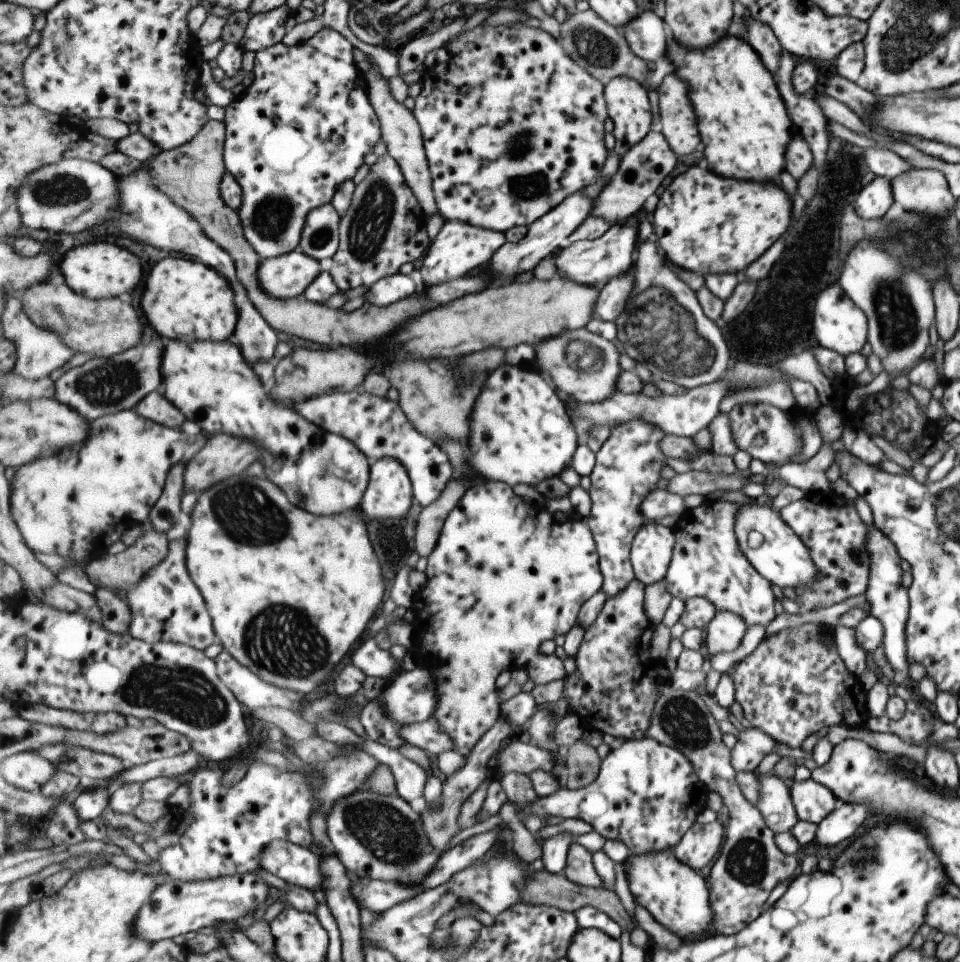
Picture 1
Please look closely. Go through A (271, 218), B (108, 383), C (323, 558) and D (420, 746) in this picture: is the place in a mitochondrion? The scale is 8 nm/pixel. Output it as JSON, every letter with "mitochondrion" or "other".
{"A":"mitochondrion","B":"mitochondrion","C":"other","D":"other"}

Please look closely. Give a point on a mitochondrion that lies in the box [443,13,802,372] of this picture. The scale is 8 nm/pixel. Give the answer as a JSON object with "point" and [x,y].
{"point":[594,47]}

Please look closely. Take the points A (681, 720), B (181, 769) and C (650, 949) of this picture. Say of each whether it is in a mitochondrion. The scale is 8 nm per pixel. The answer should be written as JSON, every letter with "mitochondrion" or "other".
{"A":"mitochondrion","B":"other","C":"other"}

